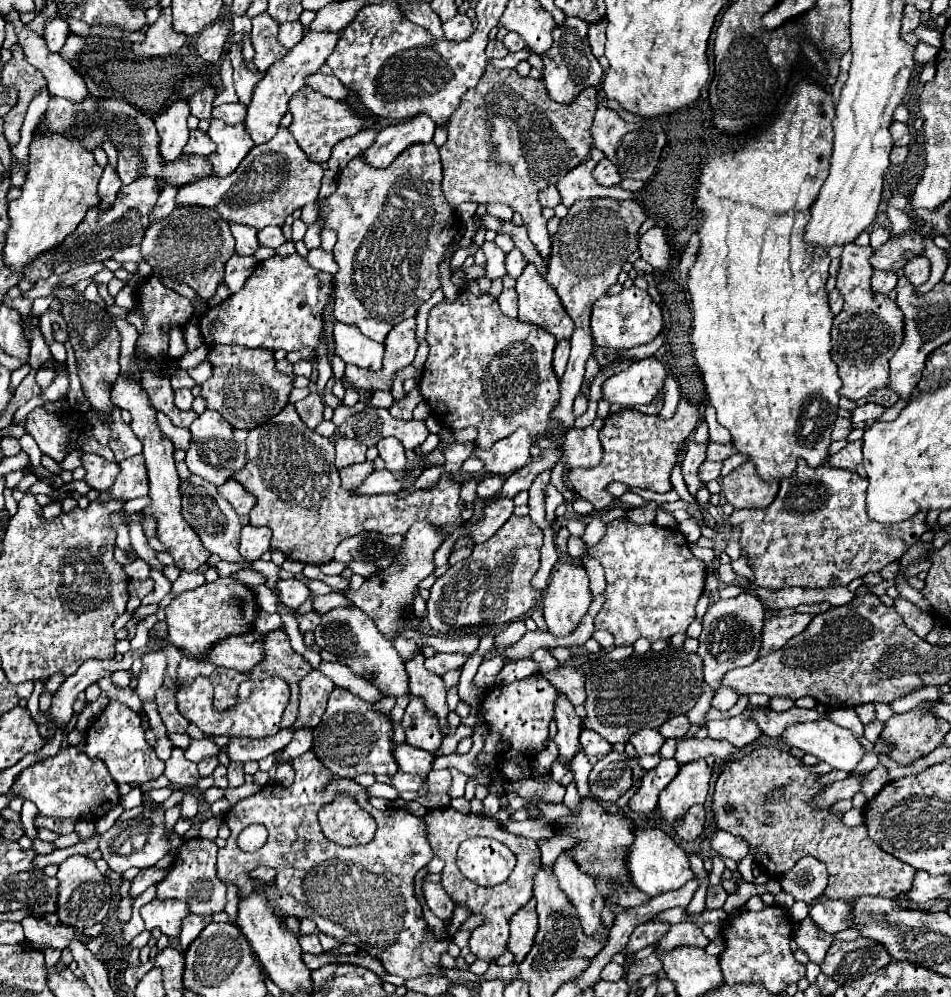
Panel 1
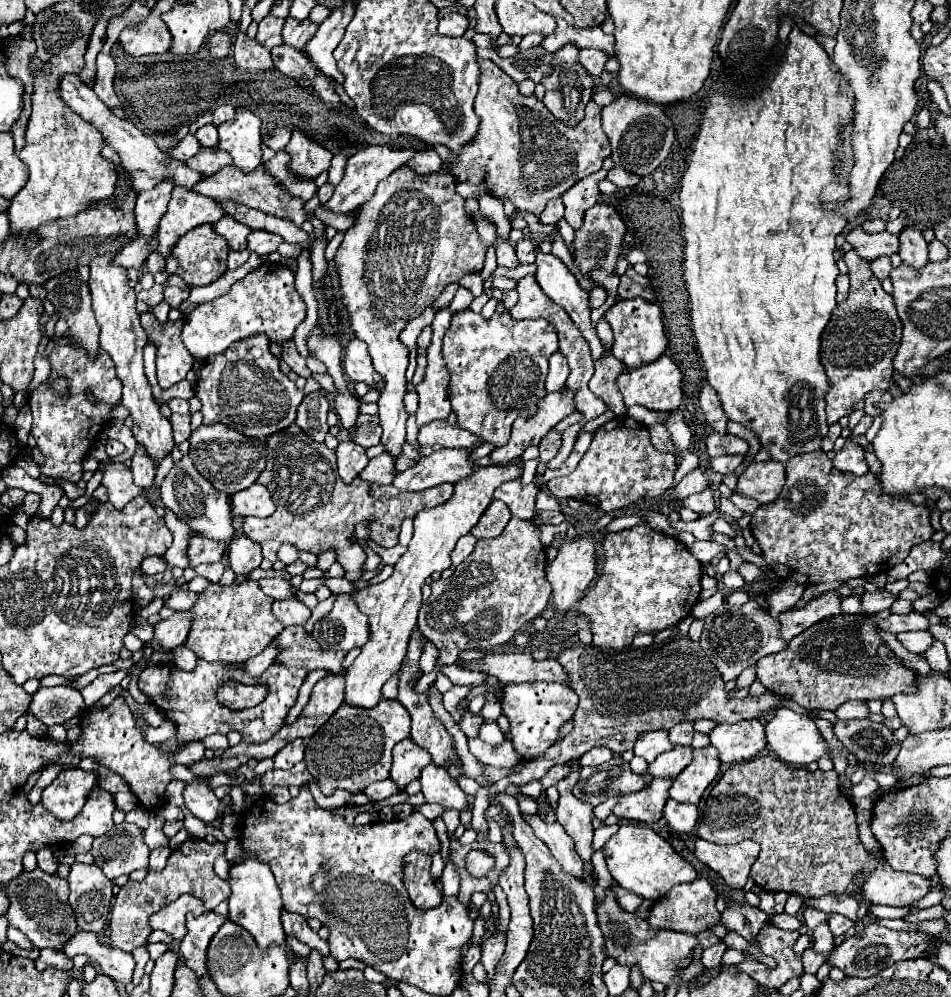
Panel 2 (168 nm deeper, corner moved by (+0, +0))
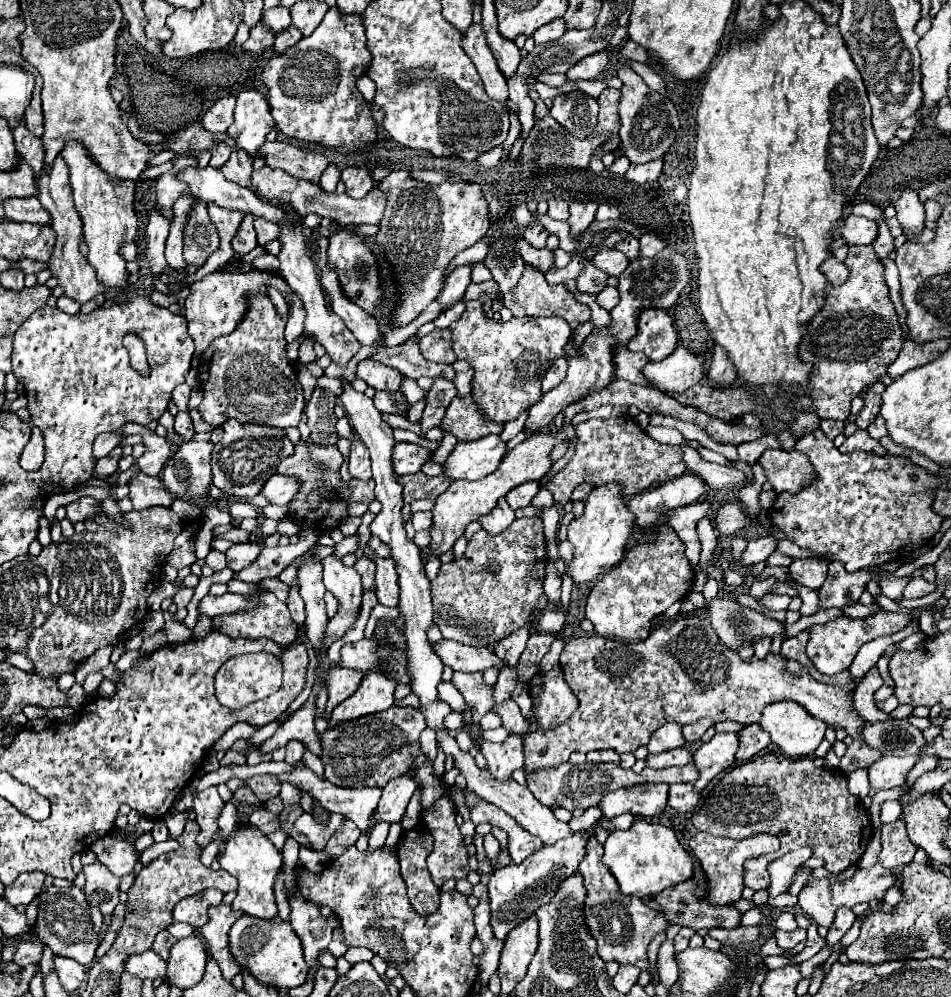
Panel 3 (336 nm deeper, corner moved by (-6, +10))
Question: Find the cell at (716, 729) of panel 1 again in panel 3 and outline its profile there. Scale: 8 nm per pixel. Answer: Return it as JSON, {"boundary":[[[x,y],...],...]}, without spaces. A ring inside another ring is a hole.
{"boundary":[[[749,724],[739,734],[739,738],[741,738],[741,744],[737,750],[737,762],[751,760],[757,752],[761,752],[771,744],[771,738],[767,736],[767,732],[763,732],[763,728],[759,728],[759,724]]]}

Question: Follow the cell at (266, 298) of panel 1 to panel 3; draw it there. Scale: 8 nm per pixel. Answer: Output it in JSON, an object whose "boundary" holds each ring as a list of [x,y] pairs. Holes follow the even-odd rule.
{"boundary":[[[251,270],[247,274],[231,274],[231,272],[213,272],[205,278],[193,282],[189,286],[189,296],[185,298],[185,318],[189,324],[189,334],[195,340],[195,350],[203,352],[215,338],[227,336],[235,330],[243,314],[247,312],[247,292],[267,292],[267,284],[281,290],[283,296],[287,296],[289,286],[285,280],[277,274],[263,272],[263,270]]]}

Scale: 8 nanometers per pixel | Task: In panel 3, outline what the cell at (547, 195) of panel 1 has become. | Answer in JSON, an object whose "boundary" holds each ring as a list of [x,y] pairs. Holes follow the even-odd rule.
{"boundary":[[[553,198],[549,200],[549,212],[547,216],[551,216],[553,220],[567,220],[569,218],[569,202]]]}

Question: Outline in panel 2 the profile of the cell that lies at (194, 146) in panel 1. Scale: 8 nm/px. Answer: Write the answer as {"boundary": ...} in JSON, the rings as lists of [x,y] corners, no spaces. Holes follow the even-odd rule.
{"boundary":[[[201,146],[201,150],[199,150],[193,158],[185,160],[185,164],[187,164],[189,168],[201,172],[201,174],[213,174],[213,172],[217,172],[221,166],[231,164],[231,158],[229,158],[229,154],[225,154],[225,150],[221,150],[221,148]]]}

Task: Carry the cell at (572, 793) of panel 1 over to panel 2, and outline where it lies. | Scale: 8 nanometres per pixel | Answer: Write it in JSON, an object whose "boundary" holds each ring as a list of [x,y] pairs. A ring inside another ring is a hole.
{"boundary":[[[617,882],[611,884],[611,890],[613,890],[613,894],[617,896],[617,904],[629,913],[635,912],[635,910],[639,908],[639,904],[643,902],[643,896],[637,896],[637,894],[633,894],[633,892],[625,892]]]}

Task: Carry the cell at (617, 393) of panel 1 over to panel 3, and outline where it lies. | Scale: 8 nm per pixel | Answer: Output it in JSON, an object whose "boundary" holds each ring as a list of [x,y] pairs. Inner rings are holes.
{"boundary":[[[677,346],[675,352],[661,362],[649,362],[643,372],[647,380],[665,394],[685,392],[705,376],[703,362],[683,346]]]}

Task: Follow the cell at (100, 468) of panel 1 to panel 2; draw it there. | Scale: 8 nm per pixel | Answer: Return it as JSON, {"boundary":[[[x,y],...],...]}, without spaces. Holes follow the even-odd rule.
{"boundary":[[[115,462],[115,464],[105,464],[103,470],[103,480],[101,480],[101,486],[107,488],[107,494],[109,494],[109,502],[121,510],[127,502],[131,502],[135,496],[139,494],[145,494],[141,488],[135,486],[133,482],[133,476],[131,476],[131,470],[121,464],[121,462]]]}

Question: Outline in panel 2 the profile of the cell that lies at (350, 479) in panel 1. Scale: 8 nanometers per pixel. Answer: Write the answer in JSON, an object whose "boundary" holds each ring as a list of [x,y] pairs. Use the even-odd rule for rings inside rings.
{"boundary":[[[381,454],[377,458],[373,458],[359,474],[359,478],[363,482],[371,482],[371,484],[391,484],[393,474],[395,474],[395,458],[389,458],[389,454]]]}

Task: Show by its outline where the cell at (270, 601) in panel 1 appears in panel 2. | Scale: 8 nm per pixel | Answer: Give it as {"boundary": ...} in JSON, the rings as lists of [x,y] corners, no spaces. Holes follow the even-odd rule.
{"boundary":[[[291,598],[291,600],[275,600],[273,614],[279,622],[283,622],[283,626],[303,626],[309,620],[311,610],[301,600]]]}

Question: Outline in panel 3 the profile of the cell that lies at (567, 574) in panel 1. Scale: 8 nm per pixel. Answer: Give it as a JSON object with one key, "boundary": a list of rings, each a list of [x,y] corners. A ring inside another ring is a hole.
{"boundary":[[[603,484],[591,490],[585,500],[585,512],[569,524],[569,542],[575,546],[575,558],[569,564],[569,576],[575,584],[587,584],[599,574],[607,574],[623,560],[627,540],[635,530],[635,514],[627,508],[619,484]]]}

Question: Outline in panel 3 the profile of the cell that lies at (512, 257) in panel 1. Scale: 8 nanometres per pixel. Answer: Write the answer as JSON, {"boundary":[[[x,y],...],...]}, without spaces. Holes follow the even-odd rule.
{"boundary":[[[539,222],[529,224],[529,226],[525,228],[525,232],[523,232],[523,238],[527,238],[527,242],[533,244],[535,248],[543,248],[547,236],[549,236],[549,232],[547,232],[547,230],[543,228],[543,224],[539,224]]]}

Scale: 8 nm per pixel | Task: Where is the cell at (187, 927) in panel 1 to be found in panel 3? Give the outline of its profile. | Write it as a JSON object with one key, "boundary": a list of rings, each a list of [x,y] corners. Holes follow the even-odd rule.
{"boundary":[[[231,904],[211,906],[209,922],[199,930],[201,938],[209,946],[209,956],[219,962],[221,972],[227,980],[233,980],[233,976],[237,972],[241,972],[241,966],[235,962],[233,954],[229,952],[229,930],[235,924],[235,920],[241,916],[243,916],[243,912],[233,910]]]}

